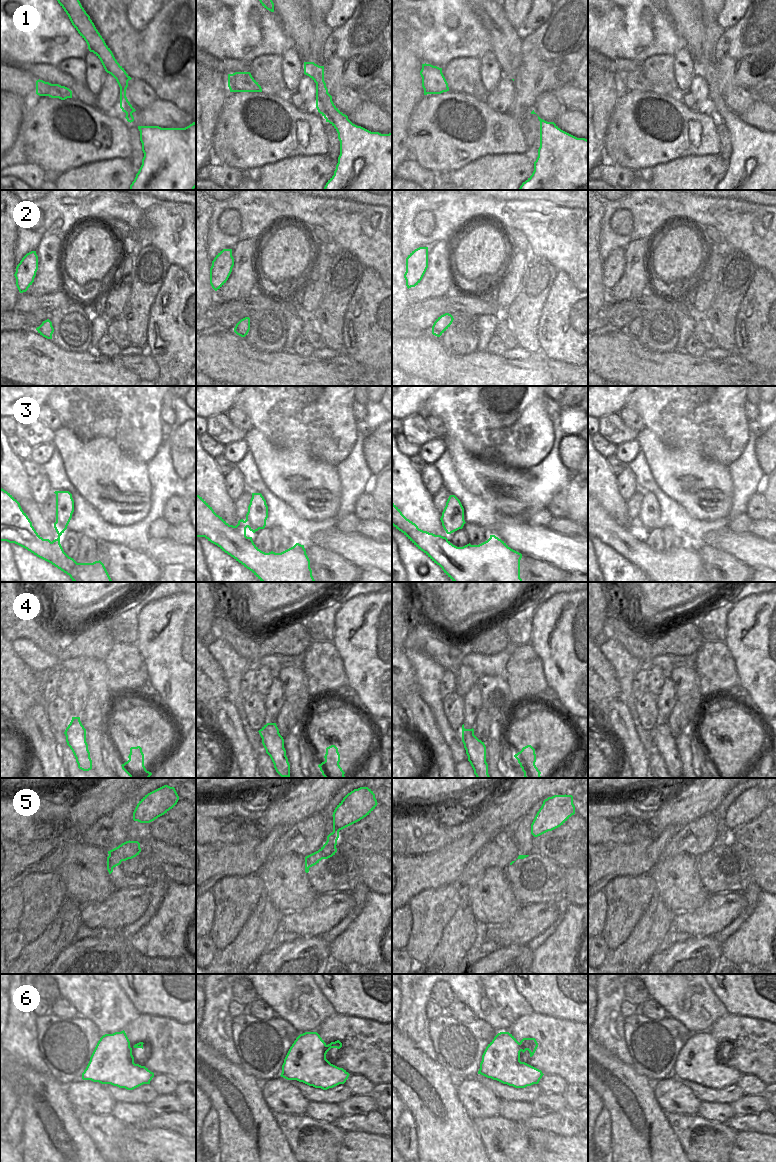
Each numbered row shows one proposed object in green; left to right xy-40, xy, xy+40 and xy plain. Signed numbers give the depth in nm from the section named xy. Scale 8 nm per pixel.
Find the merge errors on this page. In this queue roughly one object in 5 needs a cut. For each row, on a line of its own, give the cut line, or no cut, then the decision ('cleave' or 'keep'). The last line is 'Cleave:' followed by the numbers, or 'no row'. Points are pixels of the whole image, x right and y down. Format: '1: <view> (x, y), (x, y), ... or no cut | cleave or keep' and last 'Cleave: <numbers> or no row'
1: no cut | keep
2: no cut | keep
3: no cut | keep
4: no cut | keep
5: no cut | keep
6: no cut | keep
Cleave: no row

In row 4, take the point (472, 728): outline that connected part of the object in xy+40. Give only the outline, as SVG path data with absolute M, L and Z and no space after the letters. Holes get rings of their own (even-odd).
M462 725L462 742L474 774L477 778L490 778L486 762L486 746L474 735L474 729L465 729Z

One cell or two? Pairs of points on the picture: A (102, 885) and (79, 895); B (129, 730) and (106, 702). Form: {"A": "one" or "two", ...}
{"A": "one", "B": "two"}

